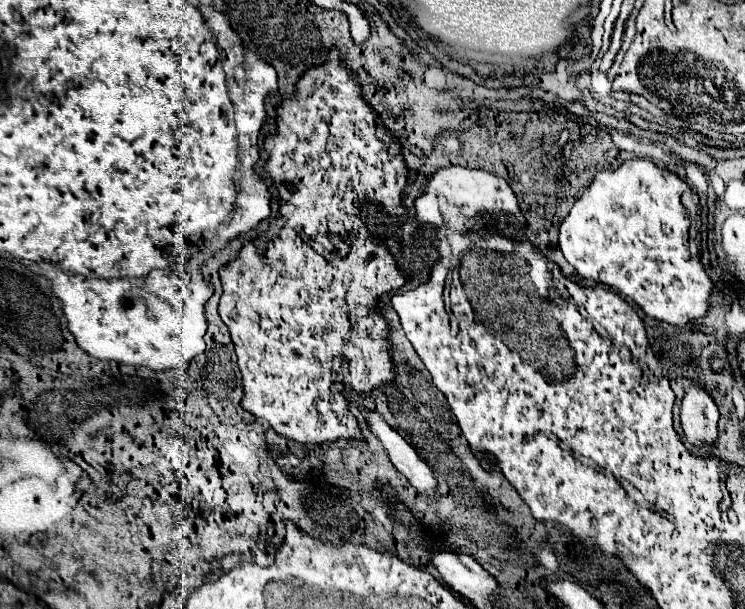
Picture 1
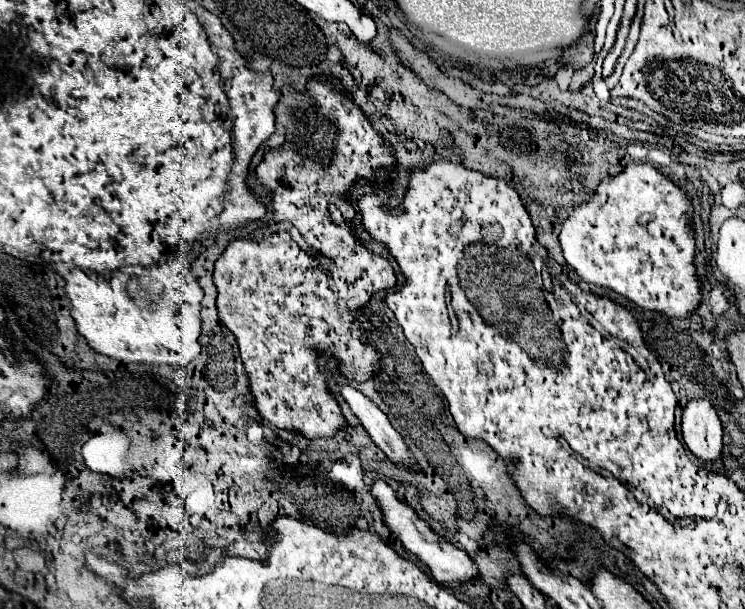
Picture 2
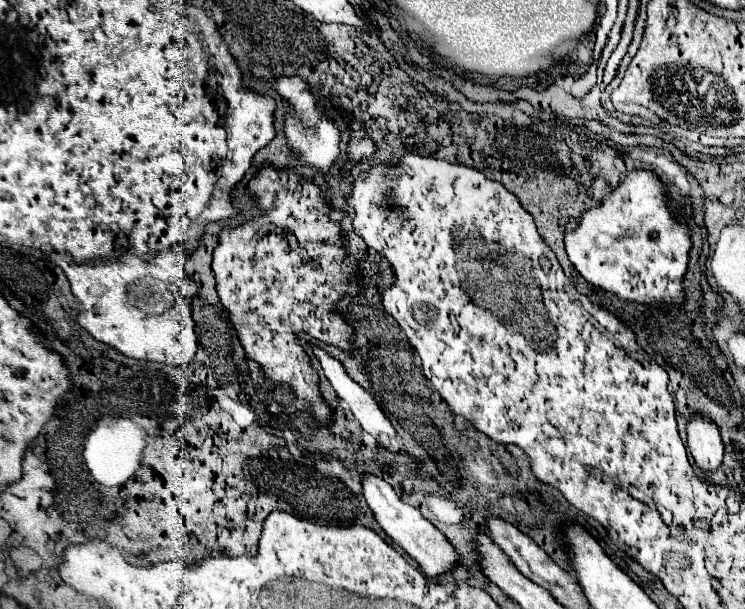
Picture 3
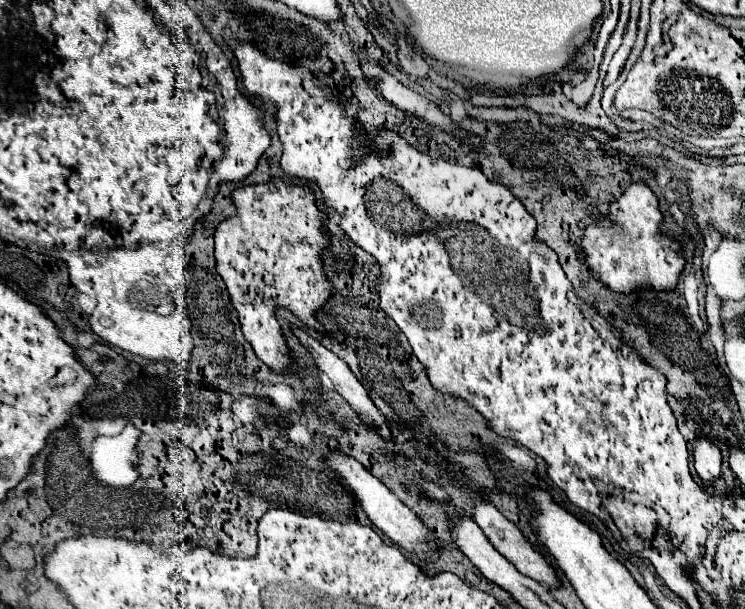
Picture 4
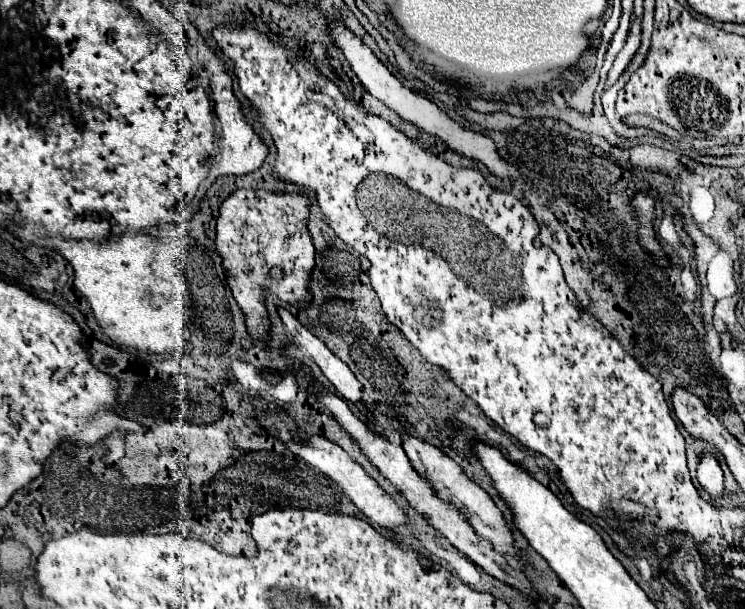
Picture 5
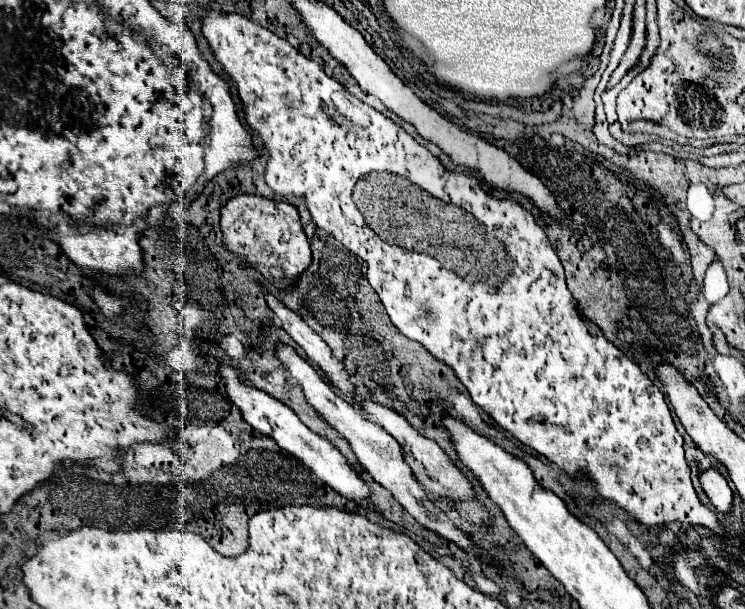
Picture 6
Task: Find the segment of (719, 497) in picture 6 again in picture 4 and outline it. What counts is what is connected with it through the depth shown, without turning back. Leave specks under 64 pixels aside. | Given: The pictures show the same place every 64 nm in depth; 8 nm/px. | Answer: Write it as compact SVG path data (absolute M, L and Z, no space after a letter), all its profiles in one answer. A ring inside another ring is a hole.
M698 438L694 440L694 468L700 474L702 480L712 482L720 476L720 464L722 464L722 454L718 444L710 438Z

